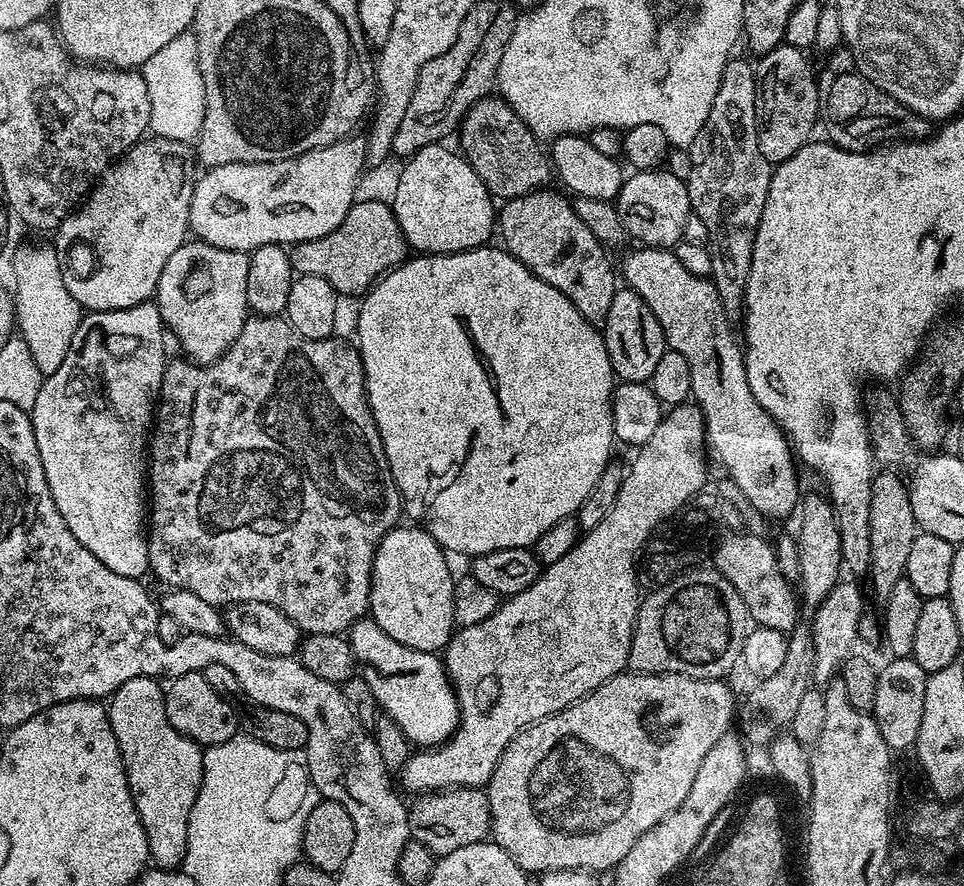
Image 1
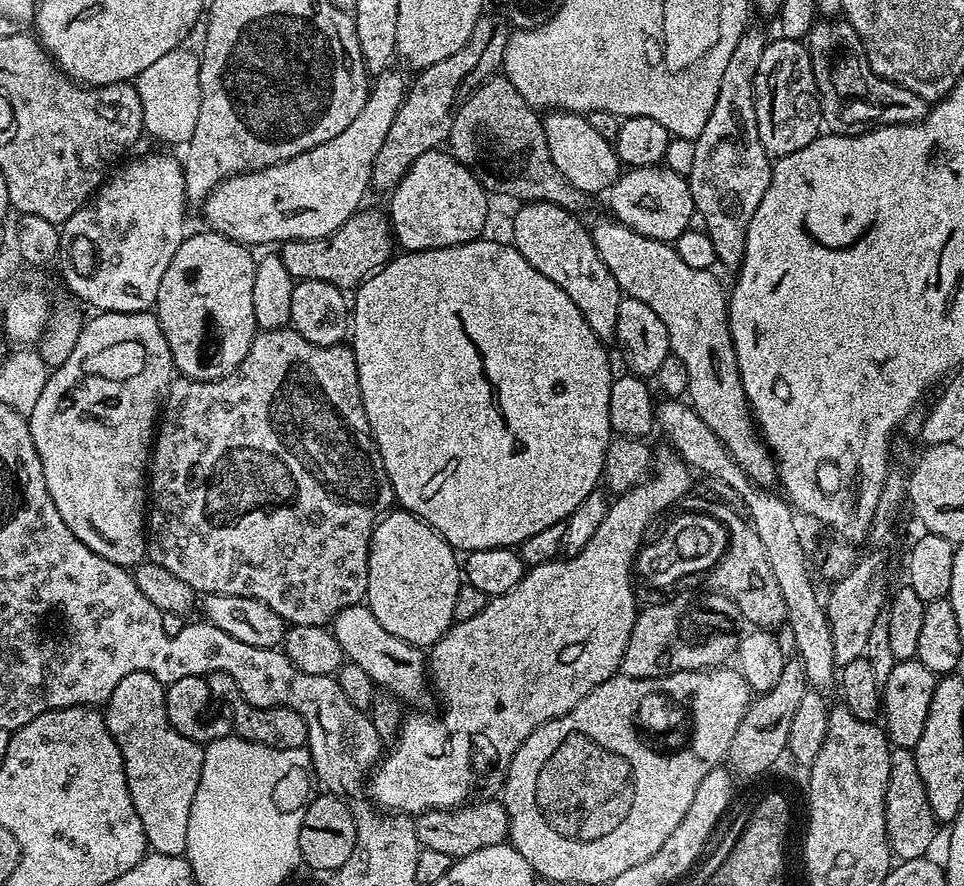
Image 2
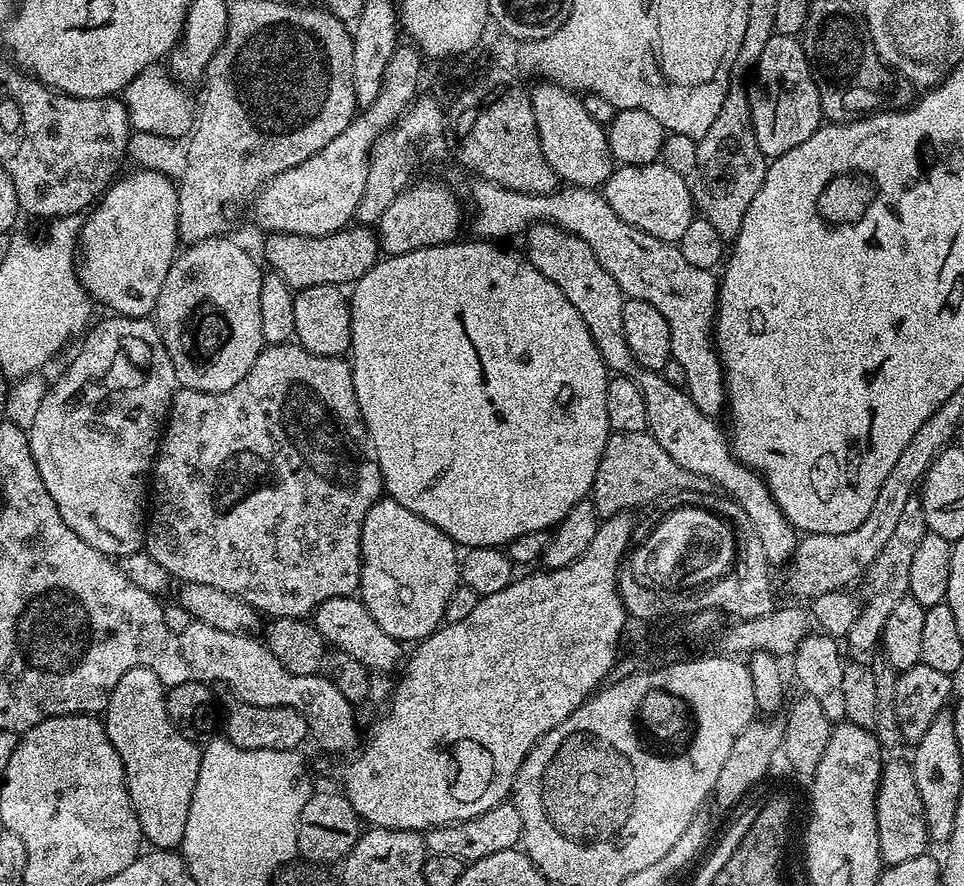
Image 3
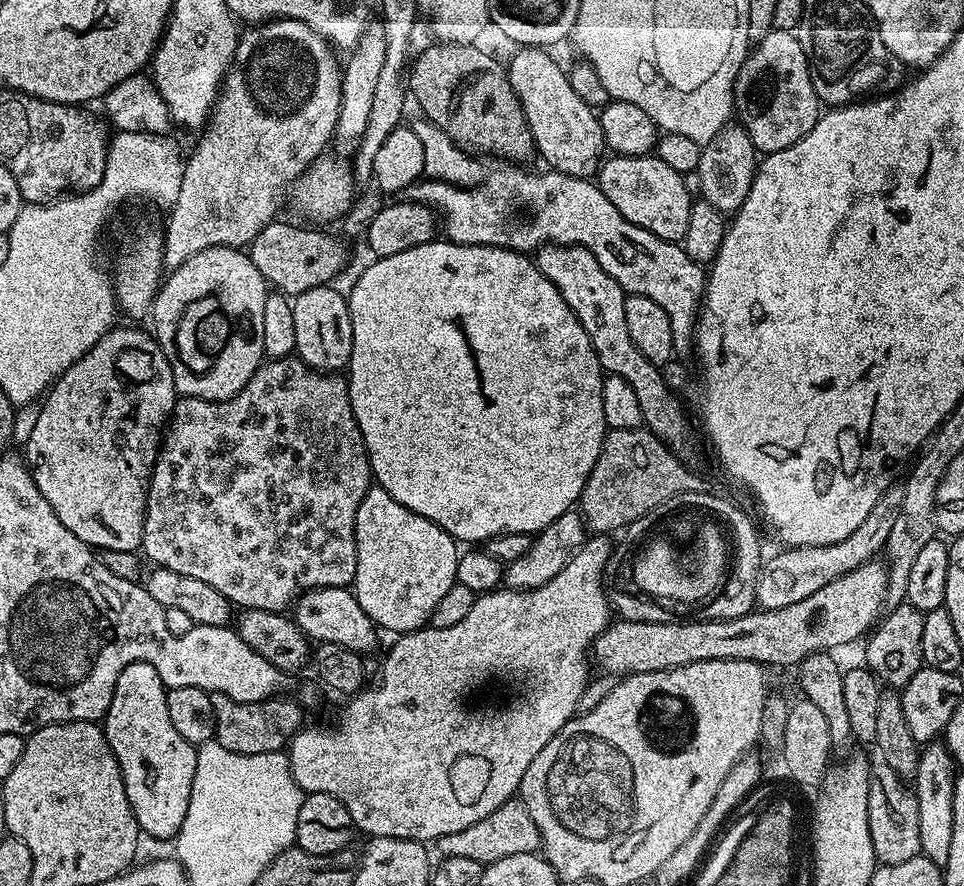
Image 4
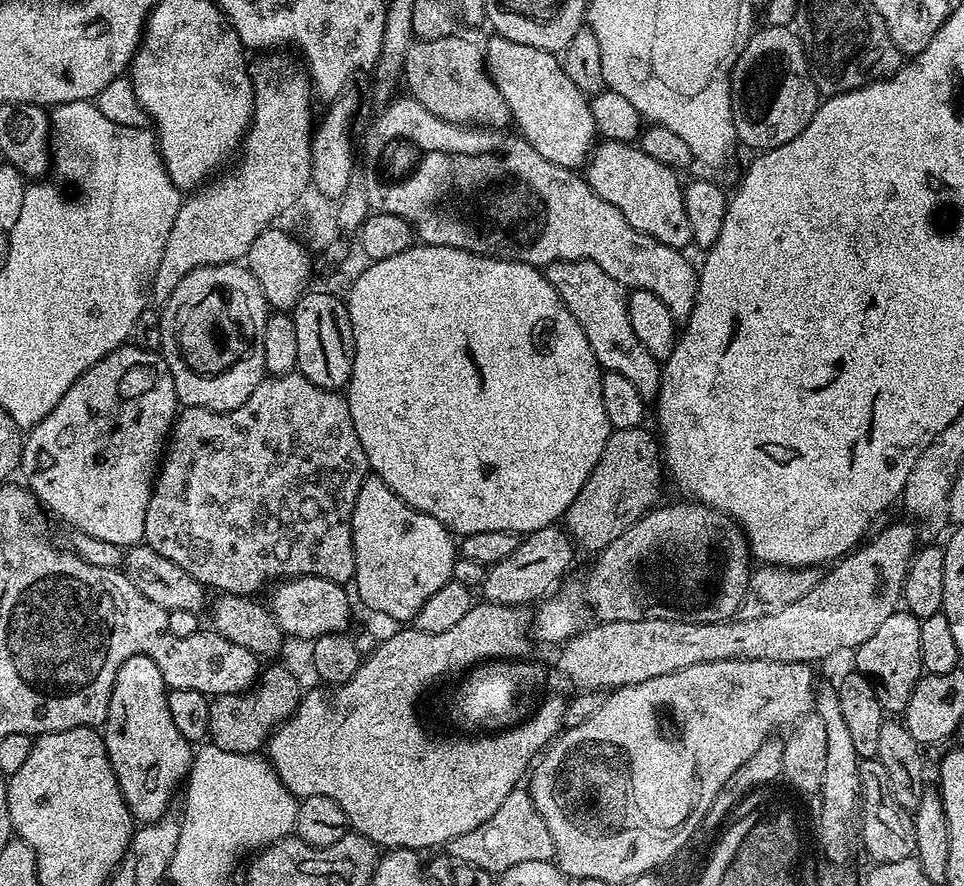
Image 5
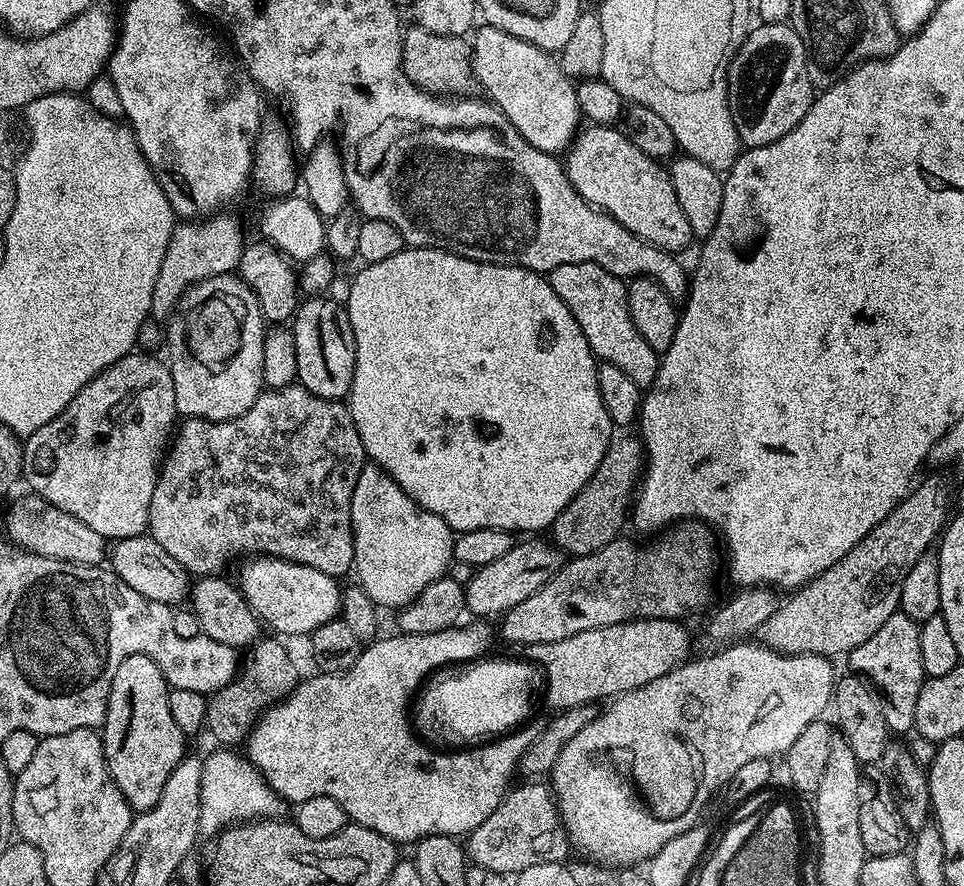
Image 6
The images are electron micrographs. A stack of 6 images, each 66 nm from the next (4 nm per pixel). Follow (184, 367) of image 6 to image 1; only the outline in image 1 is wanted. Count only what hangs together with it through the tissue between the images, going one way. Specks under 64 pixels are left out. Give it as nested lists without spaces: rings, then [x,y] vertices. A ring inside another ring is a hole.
[[[197,238],[189,239],[174,254],[170,254],[166,266],[162,266],[162,274],[158,278],[158,286],[154,302],[160,311],[160,318],[169,333],[176,335],[185,357],[193,364],[213,364],[218,358],[230,350],[230,346],[242,334],[242,326],[247,322],[250,309],[246,302],[246,270],[249,253],[219,249]]]

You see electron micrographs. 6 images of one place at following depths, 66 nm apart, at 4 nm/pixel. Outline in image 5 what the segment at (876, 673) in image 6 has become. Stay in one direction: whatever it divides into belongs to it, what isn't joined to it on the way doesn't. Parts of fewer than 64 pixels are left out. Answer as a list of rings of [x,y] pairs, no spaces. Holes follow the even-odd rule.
[[[897,610],[882,622],[882,627],[871,638],[866,638],[862,646],[855,649],[855,671],[878,686],[878,702],[885,713],[903,714],[910,702],[910,694],[924,672],[922,666],[922,645],[918,642],[920,620],[907,610]]]

